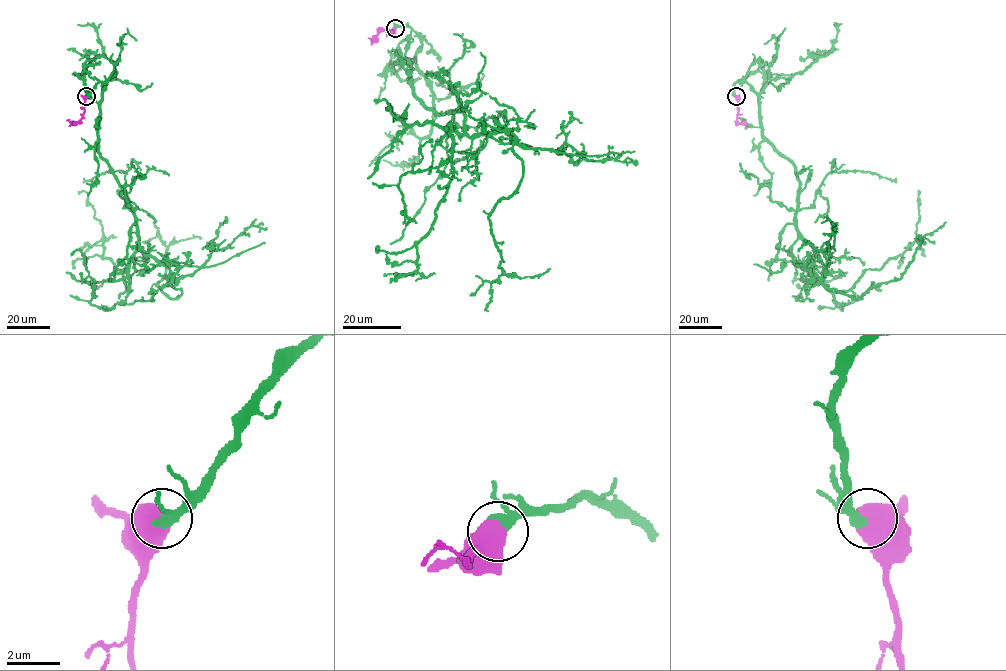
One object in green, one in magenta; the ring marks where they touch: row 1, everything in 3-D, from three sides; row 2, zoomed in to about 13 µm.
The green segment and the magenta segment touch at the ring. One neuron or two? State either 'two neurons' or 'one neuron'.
one neuron

